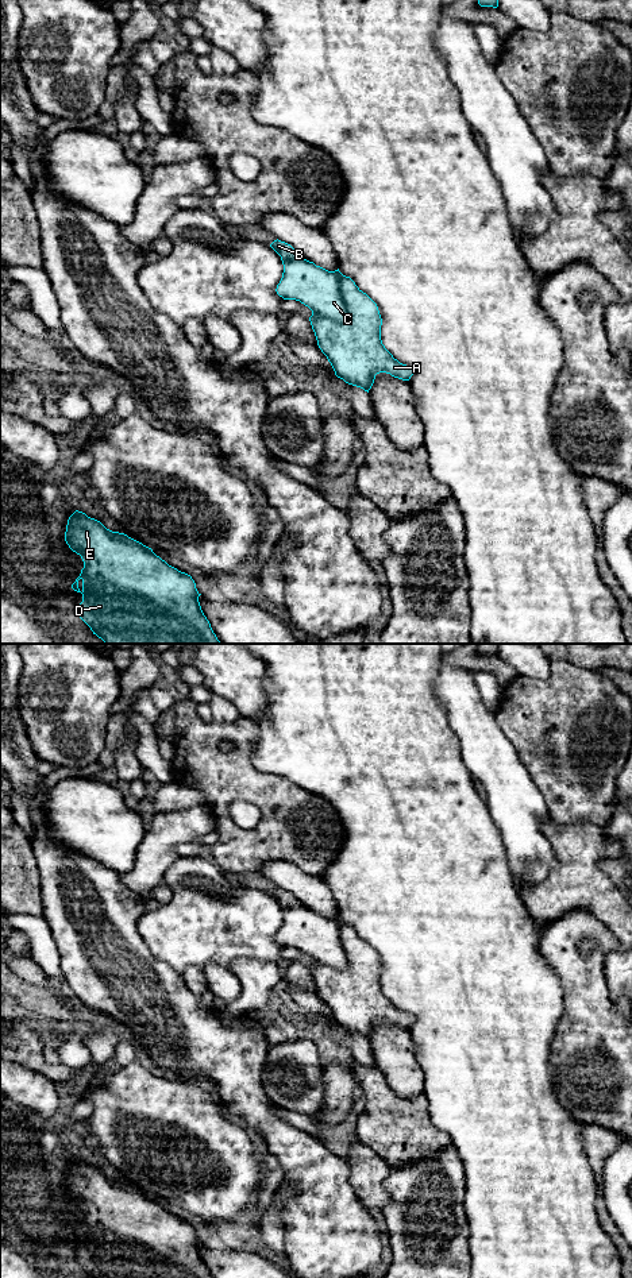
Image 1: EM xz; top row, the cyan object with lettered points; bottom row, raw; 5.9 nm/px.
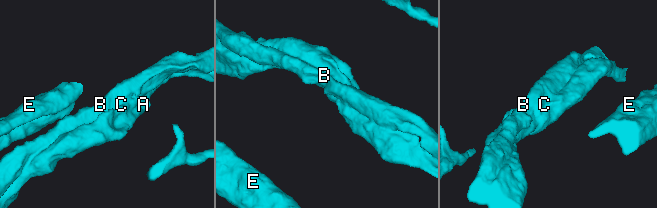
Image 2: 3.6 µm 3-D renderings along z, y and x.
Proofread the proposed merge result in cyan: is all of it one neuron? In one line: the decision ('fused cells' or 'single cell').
single cell

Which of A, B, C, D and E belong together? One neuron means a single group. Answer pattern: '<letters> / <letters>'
A B C D E

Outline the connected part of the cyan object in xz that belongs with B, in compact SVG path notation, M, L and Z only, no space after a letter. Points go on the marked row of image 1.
M278 239L270 247L281 256L284 265L282 278L275 289L277 294L284 300L300 301L312 310L309 321L317 345L338 378L367 393L379 372L402 381L411 379L413 368L394 359L382 344L382 318L377 304L350 277L343 275L339 269L328 271L316 266L304 259L290 244Z

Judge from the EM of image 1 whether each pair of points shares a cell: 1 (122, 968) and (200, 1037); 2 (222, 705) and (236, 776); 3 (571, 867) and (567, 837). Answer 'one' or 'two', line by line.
1: one
2: two
3: one

